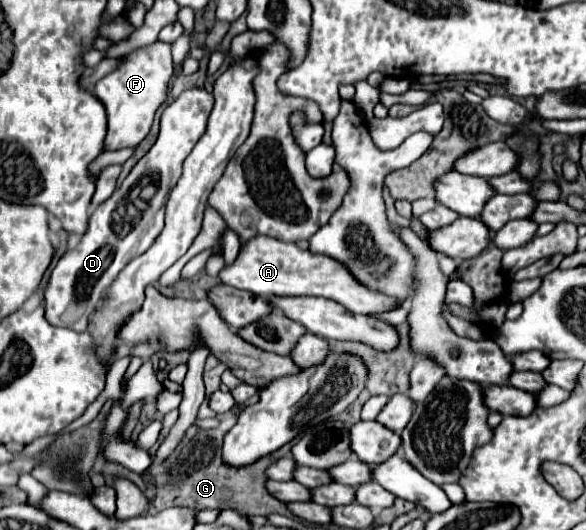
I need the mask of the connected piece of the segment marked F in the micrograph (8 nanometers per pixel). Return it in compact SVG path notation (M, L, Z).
M156 41L154 45L130 53L130 57L126 57L116 71L112 71L110 75L106 75L96 83L94 93L104 103L108 113L106 151L118 151L126 147L136 149L144 141L144 137L150 133L158 107L168 97L168 81L172 77L172 71L174 65L170 55L170 45Z

